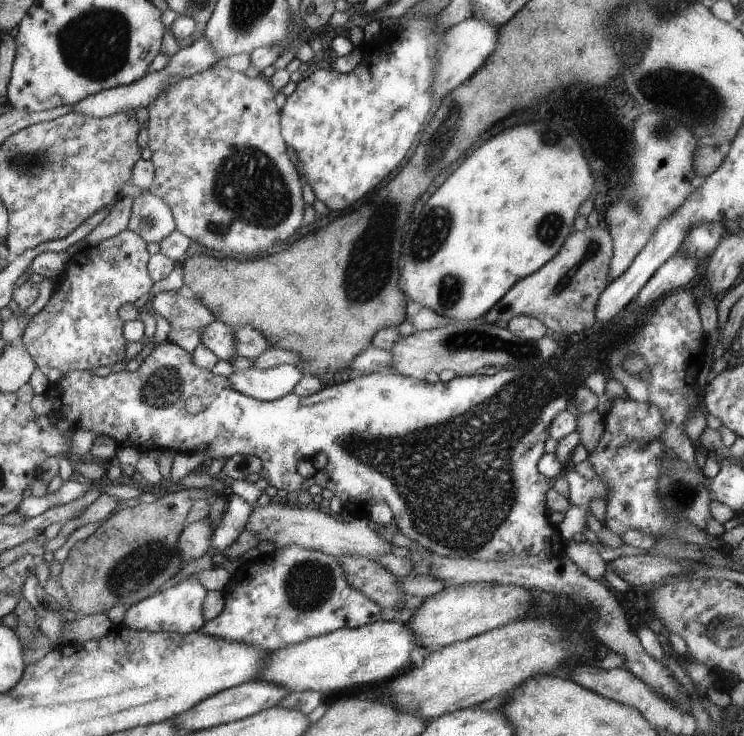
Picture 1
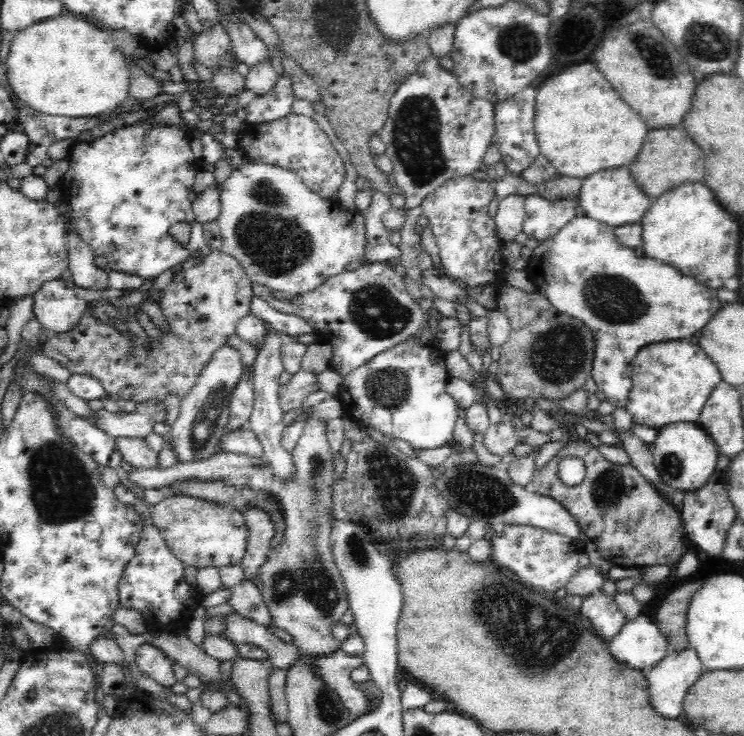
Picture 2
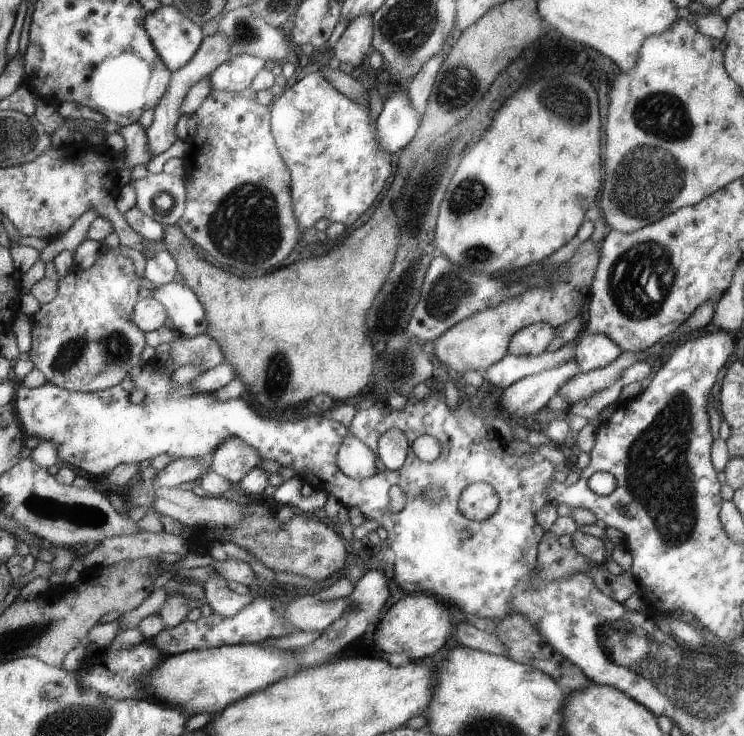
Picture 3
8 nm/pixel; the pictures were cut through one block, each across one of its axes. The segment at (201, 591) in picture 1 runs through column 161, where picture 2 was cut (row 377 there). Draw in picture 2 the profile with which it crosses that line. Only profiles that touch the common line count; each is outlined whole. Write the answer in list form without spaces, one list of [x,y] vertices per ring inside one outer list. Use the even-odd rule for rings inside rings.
[[[585,216],[570,221],[553,240],[539,245],[525,264],[525,269],[537,293],[558,312],[580,321],[592,333],[595,352],[589,375],[595,380],[597,388],[604,392],[605,400],[615,407],[626,406],[632,388],[633,362],[640,348],[647,347],[650,342],[656,344],[691,338],[720,308],[712,288],[676,272],[676,268],[668,264],[658,264],[647,257],[638,258],[632,249],[617,242],[612,226]]]

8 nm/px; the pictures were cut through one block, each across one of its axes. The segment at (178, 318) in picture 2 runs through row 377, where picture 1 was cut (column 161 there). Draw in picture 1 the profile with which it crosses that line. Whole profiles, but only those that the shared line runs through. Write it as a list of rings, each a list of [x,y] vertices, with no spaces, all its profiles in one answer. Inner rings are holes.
[[[211,65],[201,72],[192,74],[187,78],[179,78],[177,82],[169,84],[159,92],[159,96],[147,106],[147,148],[151,150],[150,161],[154,166],[154,177],[148,187],[149,192],[154,193],[161,200],[167,201],[175,216],[176,230],[184,233],[189,240],[199,242],[212,250],[224,252],[230,258],[236,258],[239,254],[257,254],[265,252],[271,244],[287,240],[299,226],[301,226],[301,212],[303,212],[303,200],[301,200],[301,188],[299,188],[299,172],[291,166],[291,160],[285,156],[285,142],[281,138],[279,130],[279,110],[273,102],[275,94],[269,88],[263,77],[247,78],[244,73],[233,71],[225,66]]]

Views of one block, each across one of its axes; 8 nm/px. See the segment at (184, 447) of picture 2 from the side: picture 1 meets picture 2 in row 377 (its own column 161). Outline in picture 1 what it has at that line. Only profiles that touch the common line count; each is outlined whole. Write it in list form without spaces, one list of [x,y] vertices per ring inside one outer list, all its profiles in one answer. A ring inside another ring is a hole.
[[[145,189],[133,199],[126,229],[137,233],[146,243],[158,243],[176,230],[175,216],[167,201]]]

